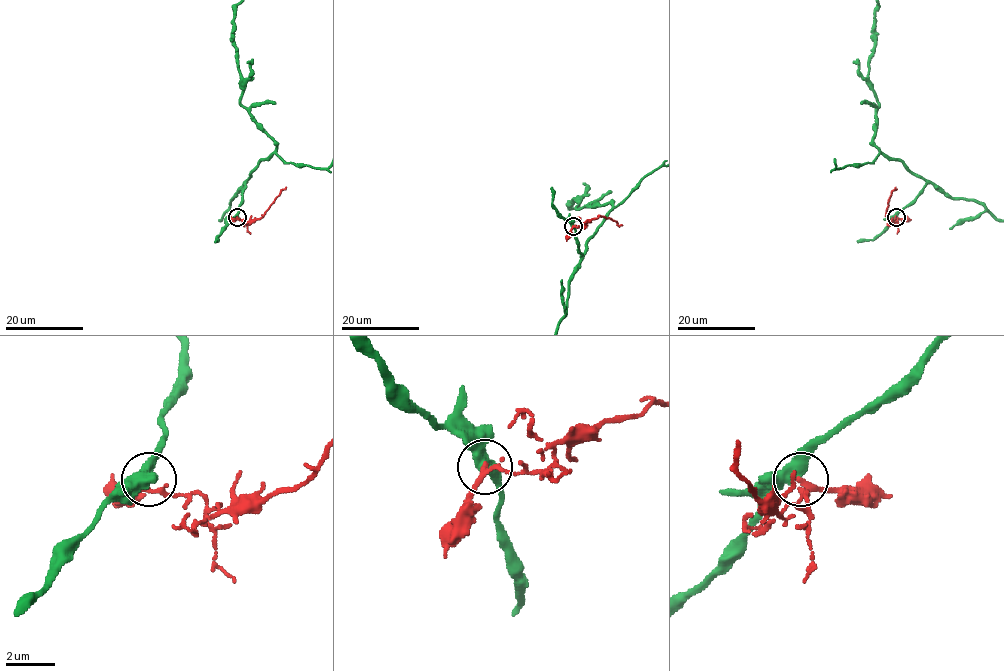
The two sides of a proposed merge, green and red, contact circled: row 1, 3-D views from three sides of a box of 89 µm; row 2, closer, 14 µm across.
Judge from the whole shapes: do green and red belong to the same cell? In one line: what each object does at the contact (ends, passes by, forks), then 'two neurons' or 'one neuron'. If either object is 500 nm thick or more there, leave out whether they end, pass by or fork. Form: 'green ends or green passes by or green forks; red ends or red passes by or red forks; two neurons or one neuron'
green passes by; red forks; two neurons

